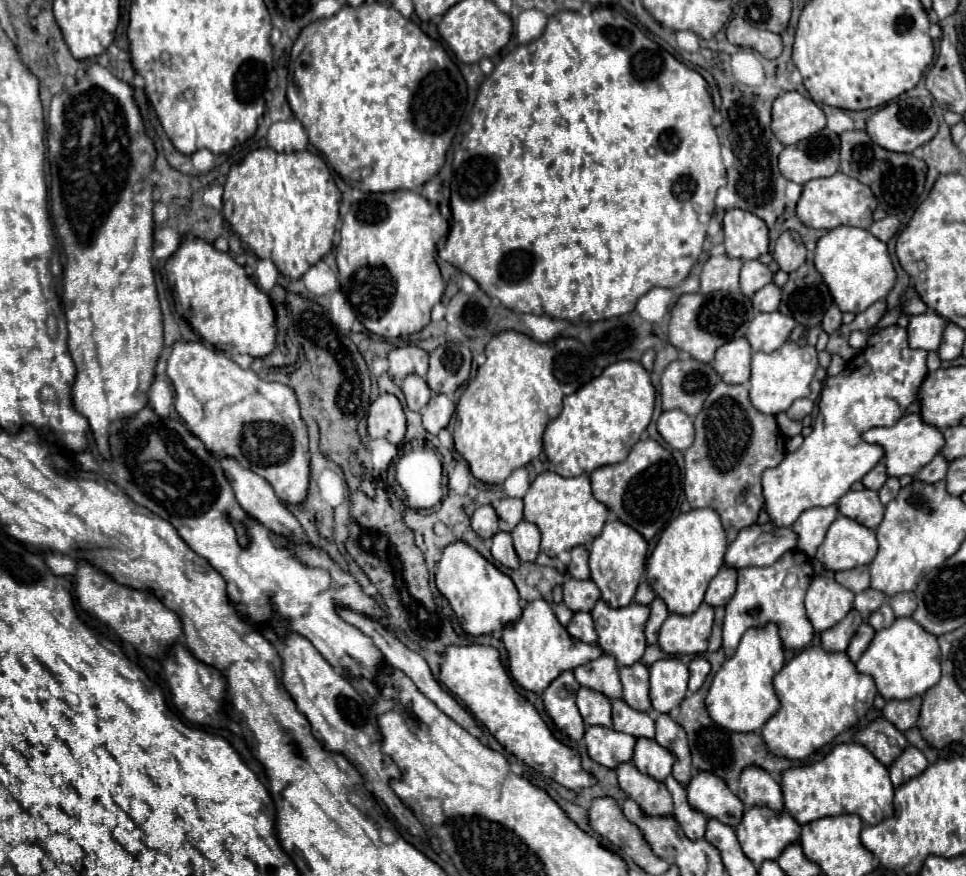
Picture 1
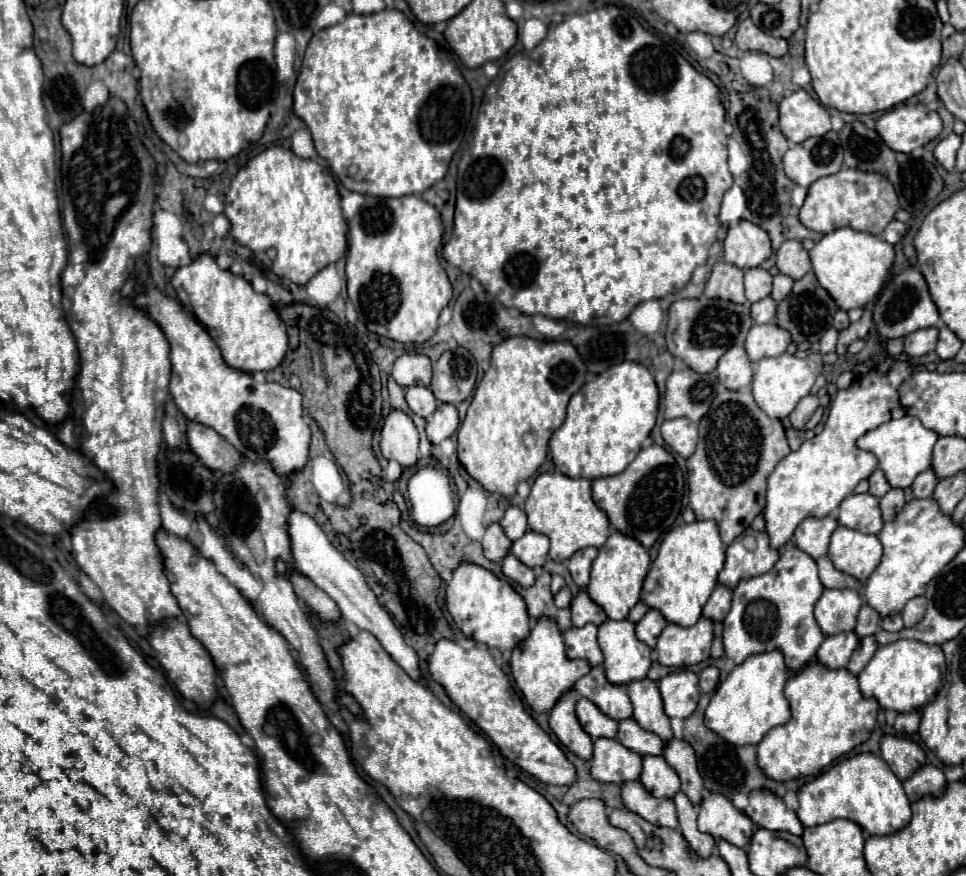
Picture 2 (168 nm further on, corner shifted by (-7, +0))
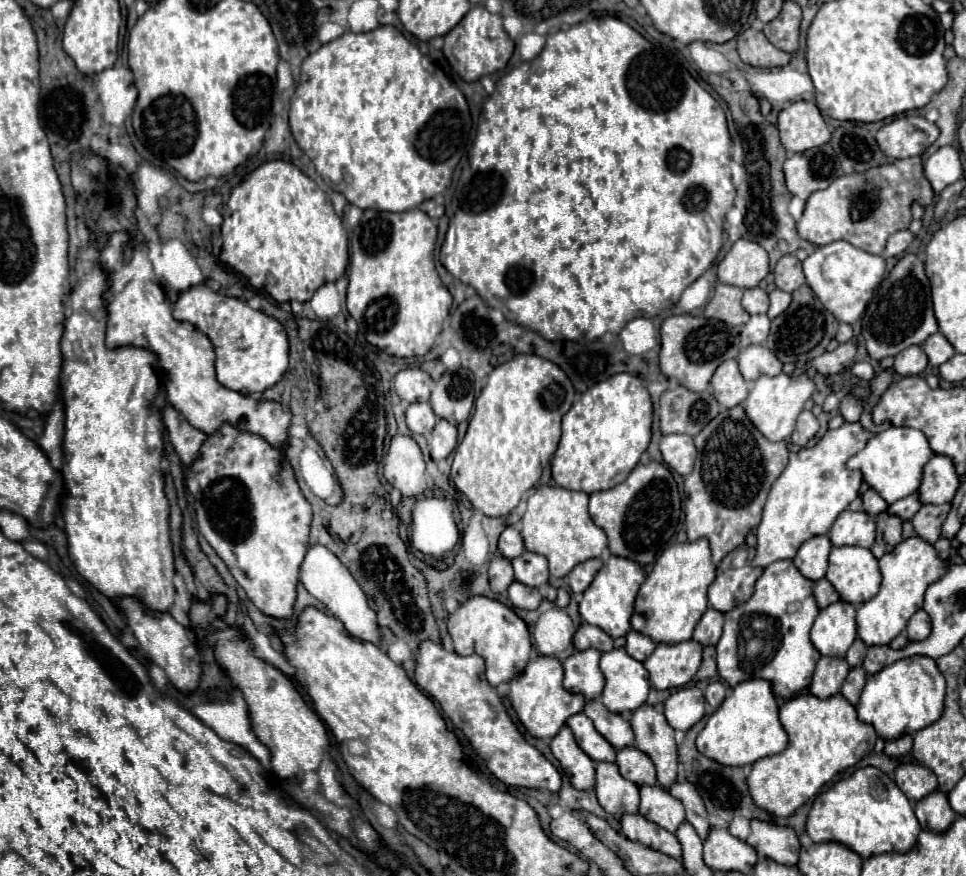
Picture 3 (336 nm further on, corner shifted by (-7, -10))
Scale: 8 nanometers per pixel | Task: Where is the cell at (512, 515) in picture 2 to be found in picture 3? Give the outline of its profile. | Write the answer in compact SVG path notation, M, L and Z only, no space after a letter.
M508 525L498 541L498 553L504 555L506 559L514 559L524 551L524 539L520 531L514 525Z

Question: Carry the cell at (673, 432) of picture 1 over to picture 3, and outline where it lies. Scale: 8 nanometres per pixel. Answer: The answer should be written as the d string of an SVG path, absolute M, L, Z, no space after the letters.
M666 435L660 441L660 451L664 457L664 463L674 469L680 475L688 475L694 467L696 459L696 447L690 435Z

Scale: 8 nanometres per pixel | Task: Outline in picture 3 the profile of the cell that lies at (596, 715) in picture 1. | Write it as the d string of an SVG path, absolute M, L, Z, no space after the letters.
M584 713L572 715L566 721L566 725L572 729L576 743L590 759L594 761L614 761L616 759L616 749L594 729L594 723Z

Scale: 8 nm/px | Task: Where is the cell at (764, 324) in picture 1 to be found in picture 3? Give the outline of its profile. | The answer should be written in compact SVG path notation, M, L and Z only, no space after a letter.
M748 345L738 355L740 373L744 379L758 379L758 375L782 373L782 363L766 345Z

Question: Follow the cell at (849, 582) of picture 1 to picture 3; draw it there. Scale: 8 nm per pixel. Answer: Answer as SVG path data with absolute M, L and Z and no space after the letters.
M824 577L824 579L820 579L820 581L816 581L816 587L814 587L814 597L816 597L816 603L818 603L818 607L828 607L830 603L836 603L836 601L840 601L840 595L838 595L838 591L832 587L832 583Z

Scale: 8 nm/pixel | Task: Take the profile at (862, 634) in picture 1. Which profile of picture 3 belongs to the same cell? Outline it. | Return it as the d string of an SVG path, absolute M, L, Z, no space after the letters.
M854 667L854 669L850 669L850 673L848 673L848 677L846 677L846 681L844 681L840 693L842 693L852 705L858 703L860 693L862 693L862 687L864 687L864 683L866 683L866 677L868 677L868 673L864 671L864 667Z

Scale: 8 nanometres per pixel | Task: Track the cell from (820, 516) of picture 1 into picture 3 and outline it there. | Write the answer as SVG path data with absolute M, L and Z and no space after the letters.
M816 535L804 541L794 557L796 567L812 581L818 581L826 575L828 569L828 553L832 549L828 535Z

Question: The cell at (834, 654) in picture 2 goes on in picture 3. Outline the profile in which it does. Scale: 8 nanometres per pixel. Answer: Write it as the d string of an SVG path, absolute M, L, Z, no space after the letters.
M820 657L812 677L810 693L818 695L820 699L826 699L826 695L838 693L848 671L850 671L850 665L844 657Z

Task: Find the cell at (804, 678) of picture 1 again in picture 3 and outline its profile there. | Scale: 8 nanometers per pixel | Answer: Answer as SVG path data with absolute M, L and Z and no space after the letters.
M810 693L794 695L780 707L780 721L788 731L788 747L778 755L758 759L748 775L748 787L758 807L778 817L792 815L836 773L856 765L864 755L872 753L878 739L876 729L862 723L856 715L856 707L840 693L828 699Z

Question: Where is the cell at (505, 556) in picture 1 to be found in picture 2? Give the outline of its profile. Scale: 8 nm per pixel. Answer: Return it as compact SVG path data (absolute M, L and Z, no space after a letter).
M512 553L506 555L506 559L502 561L502 571L504 571L504 575L506 575L510 581L518 583L520 587L530 587L530 585L534 585L534 579L536 579L534 571L532 571L530 567L522 565Z

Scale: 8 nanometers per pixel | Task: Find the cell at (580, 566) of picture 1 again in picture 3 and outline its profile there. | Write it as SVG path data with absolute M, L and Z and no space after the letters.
M588 559L584 563L578 563L570 573L568 573L568 583L574 593L584 593L586 587L592 583L594 575L602 567L602 559Z

